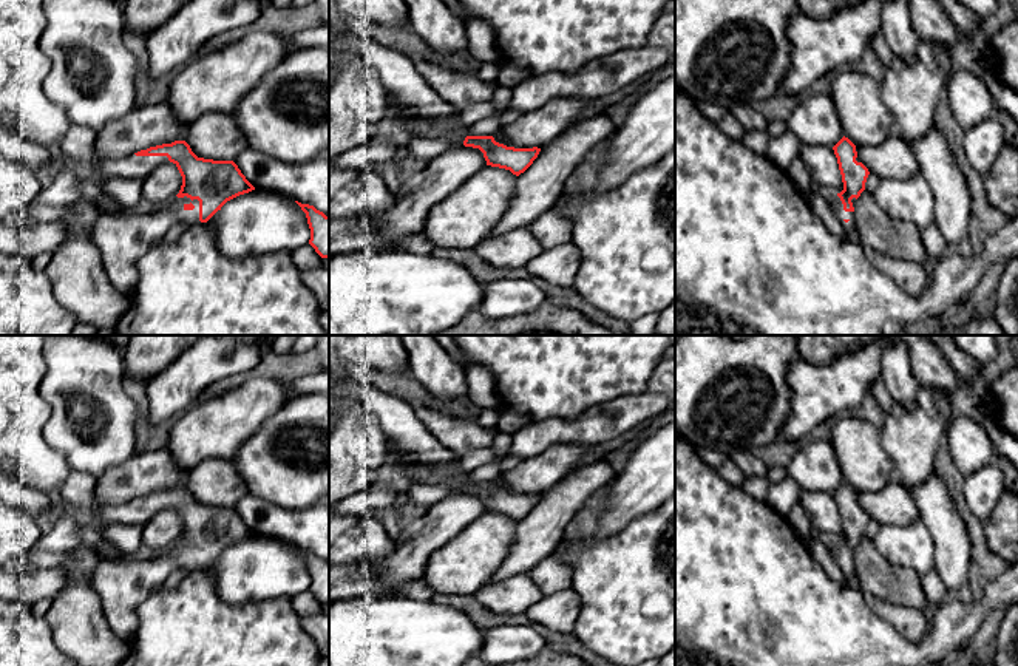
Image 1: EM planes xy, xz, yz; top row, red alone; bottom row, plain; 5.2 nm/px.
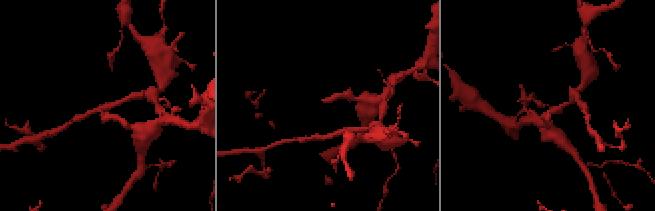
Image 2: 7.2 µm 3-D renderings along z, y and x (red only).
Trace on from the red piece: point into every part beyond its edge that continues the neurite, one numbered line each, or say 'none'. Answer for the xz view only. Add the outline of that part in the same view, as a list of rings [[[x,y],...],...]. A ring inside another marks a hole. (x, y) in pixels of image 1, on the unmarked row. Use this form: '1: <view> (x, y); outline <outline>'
1: xz (427, 458); outline [[[329,379],[329,422],[341,399],[360,399],[375,413],[388,445],[402,453],[414,484],[446,484],[451,494],[465,493],[468,473],[446,468],[456,454],[426,430],[412,403],[365,383],[335,383]]]

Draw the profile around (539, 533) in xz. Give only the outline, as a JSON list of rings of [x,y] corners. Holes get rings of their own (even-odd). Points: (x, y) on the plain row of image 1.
[[[596,460],[576,467],[559,484],[541,493],[533,510],[517,522],[516,539],[490,583],[517,573],[528,575],[538,562],[555,553],[576,511],[615,477],[607,460]]]

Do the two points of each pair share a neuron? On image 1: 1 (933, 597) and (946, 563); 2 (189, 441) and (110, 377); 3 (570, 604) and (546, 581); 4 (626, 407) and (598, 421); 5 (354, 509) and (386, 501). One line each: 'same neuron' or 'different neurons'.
1: different neurons
2: different neurons
3: different neurons
4: same neuron
5: same neuron

